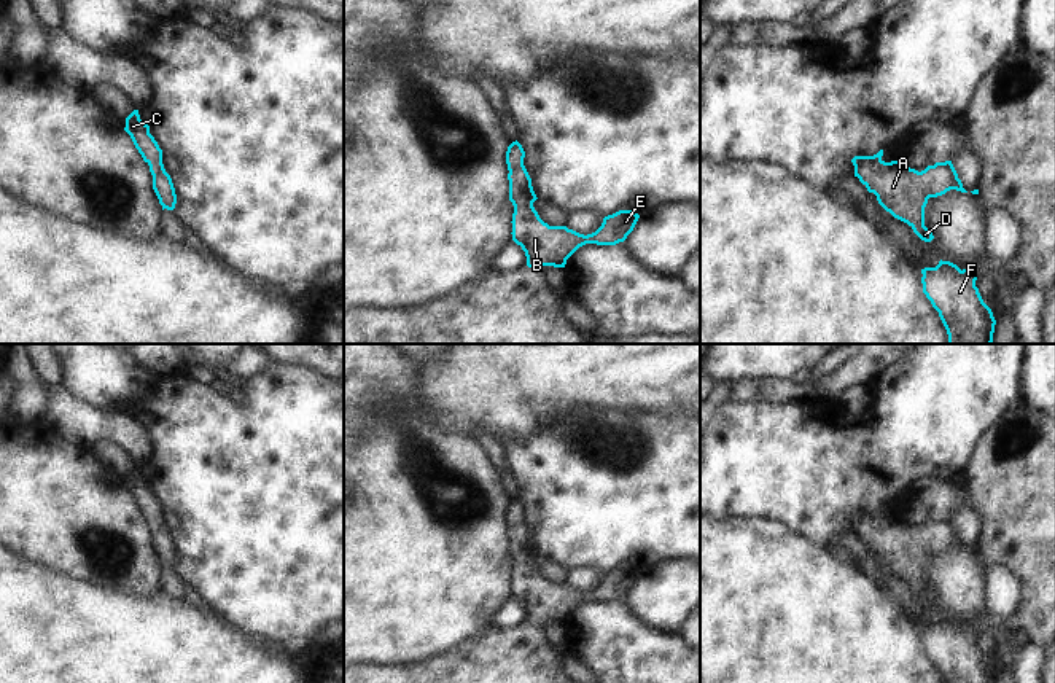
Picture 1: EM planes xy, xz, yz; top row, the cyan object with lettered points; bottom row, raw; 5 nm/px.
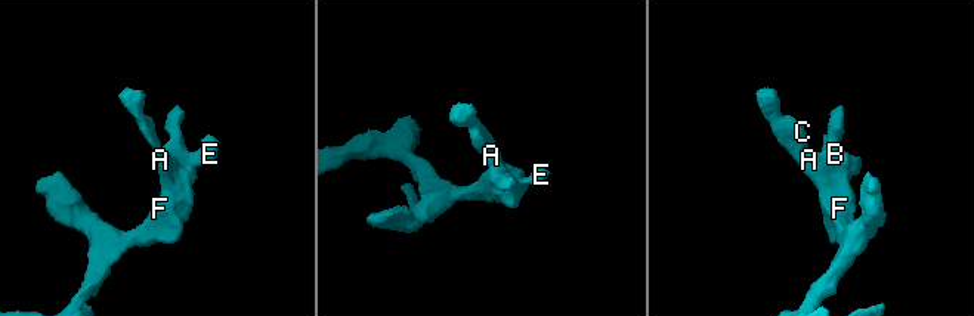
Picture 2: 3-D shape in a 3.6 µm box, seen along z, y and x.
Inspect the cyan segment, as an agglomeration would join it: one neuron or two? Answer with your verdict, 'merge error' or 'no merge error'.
no merge error

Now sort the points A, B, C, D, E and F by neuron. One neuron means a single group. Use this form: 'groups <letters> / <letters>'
groups A B C D E F

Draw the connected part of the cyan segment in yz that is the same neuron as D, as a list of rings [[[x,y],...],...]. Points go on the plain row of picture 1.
[[[883,506],[874,513],[855,513],[855,533],[877,552],[886,568],[907,580],[921,597],[931,599],[934,592],[925,583],[928,556],[950,546],[967,549],[952,517],[936,519],[918,529],[899,517],[885,519],[882,513]]]

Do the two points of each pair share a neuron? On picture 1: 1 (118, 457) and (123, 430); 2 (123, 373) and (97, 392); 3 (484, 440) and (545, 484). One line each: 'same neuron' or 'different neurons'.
1: different neurons
2: same neuron
3: different neurons

